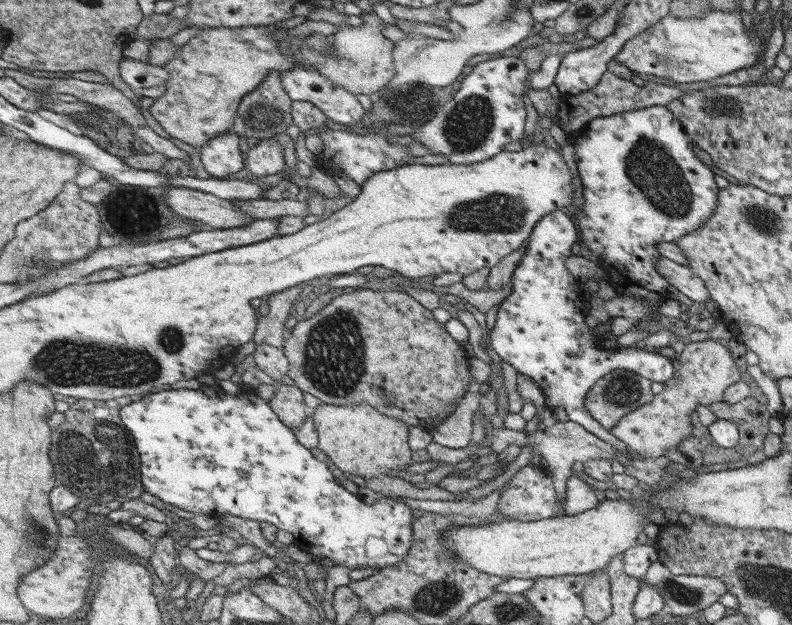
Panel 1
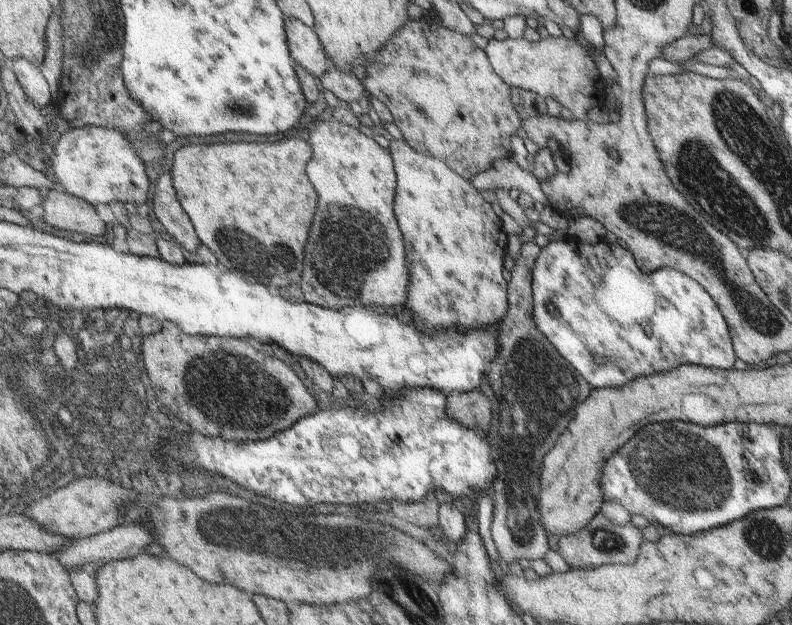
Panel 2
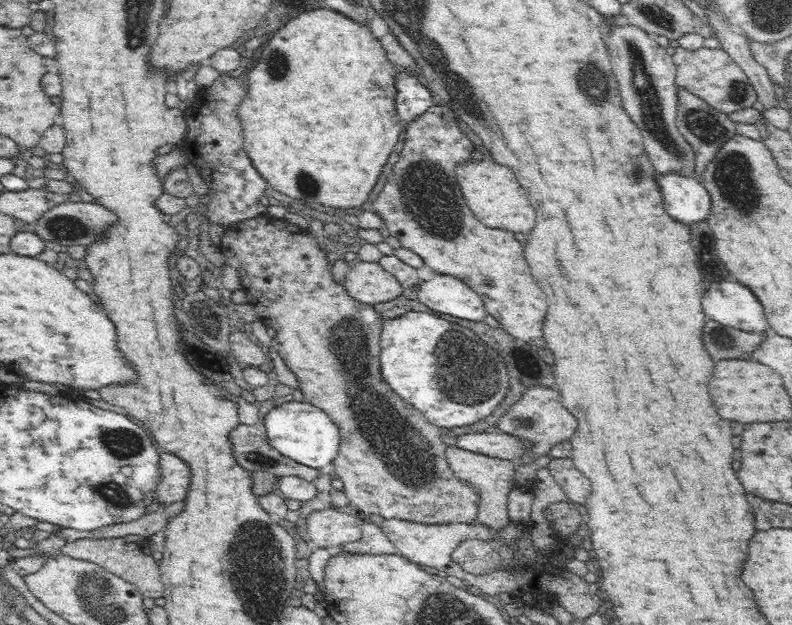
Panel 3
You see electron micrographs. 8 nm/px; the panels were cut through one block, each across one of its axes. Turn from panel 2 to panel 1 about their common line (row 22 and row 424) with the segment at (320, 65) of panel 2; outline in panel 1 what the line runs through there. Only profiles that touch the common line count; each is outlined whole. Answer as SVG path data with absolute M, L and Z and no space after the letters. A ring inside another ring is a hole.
M276 383L278 393L269 404L281 417L282 422L291 429L299 429L305 425L305 418L310 415L310 409L305 404L303 391L295 384L292 386Z

